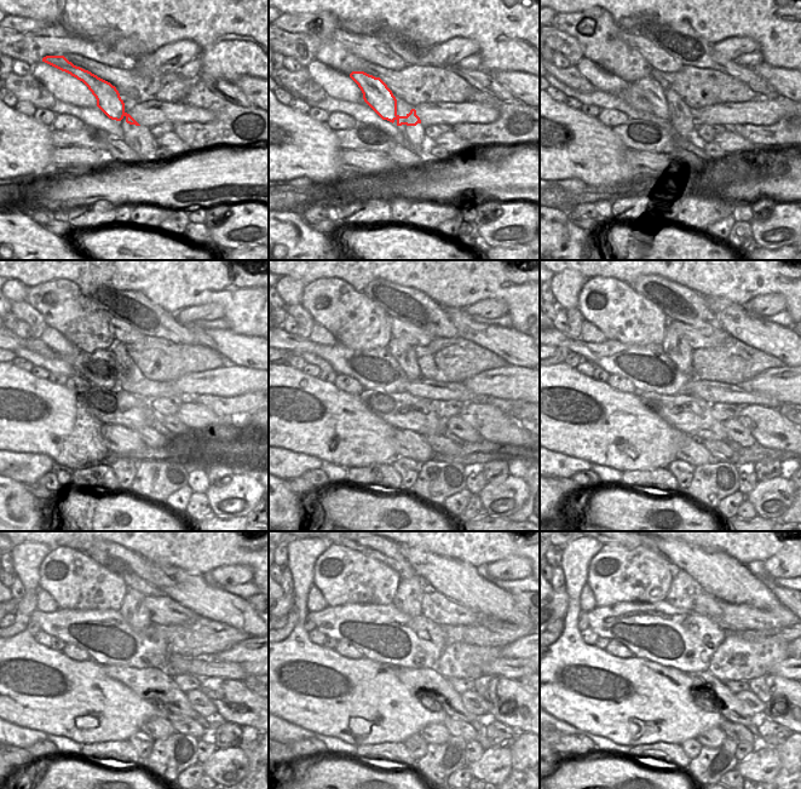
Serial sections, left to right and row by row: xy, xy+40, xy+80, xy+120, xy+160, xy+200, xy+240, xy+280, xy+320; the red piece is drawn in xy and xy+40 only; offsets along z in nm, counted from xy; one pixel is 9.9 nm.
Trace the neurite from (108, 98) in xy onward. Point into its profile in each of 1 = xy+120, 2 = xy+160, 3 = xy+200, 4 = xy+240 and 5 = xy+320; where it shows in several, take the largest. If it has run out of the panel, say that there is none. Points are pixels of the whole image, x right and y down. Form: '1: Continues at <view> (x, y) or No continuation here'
1: Continues at xy+120 (148, 389)
2: Continues at xy+160 (431, 390)
3: Continues at xy+200 (712, 391)
4: Continues at xy+240 (203, 666)
5: Continues at xy+320 (785, 668)

